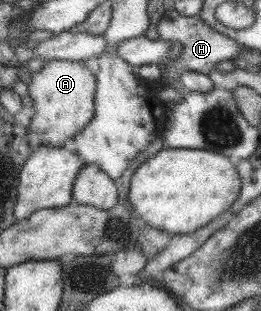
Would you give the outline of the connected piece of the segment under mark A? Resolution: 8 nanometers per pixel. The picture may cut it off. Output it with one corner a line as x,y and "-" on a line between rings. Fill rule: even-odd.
67,60
49,61
43,64
41,70
30,75
28,96
31,98
34,115
30,118
27,133
35,132
40,136
39,146
61,147
65,140
73,138
91,120
94,112
94,95
96,92
95,75
85,67
84,62

